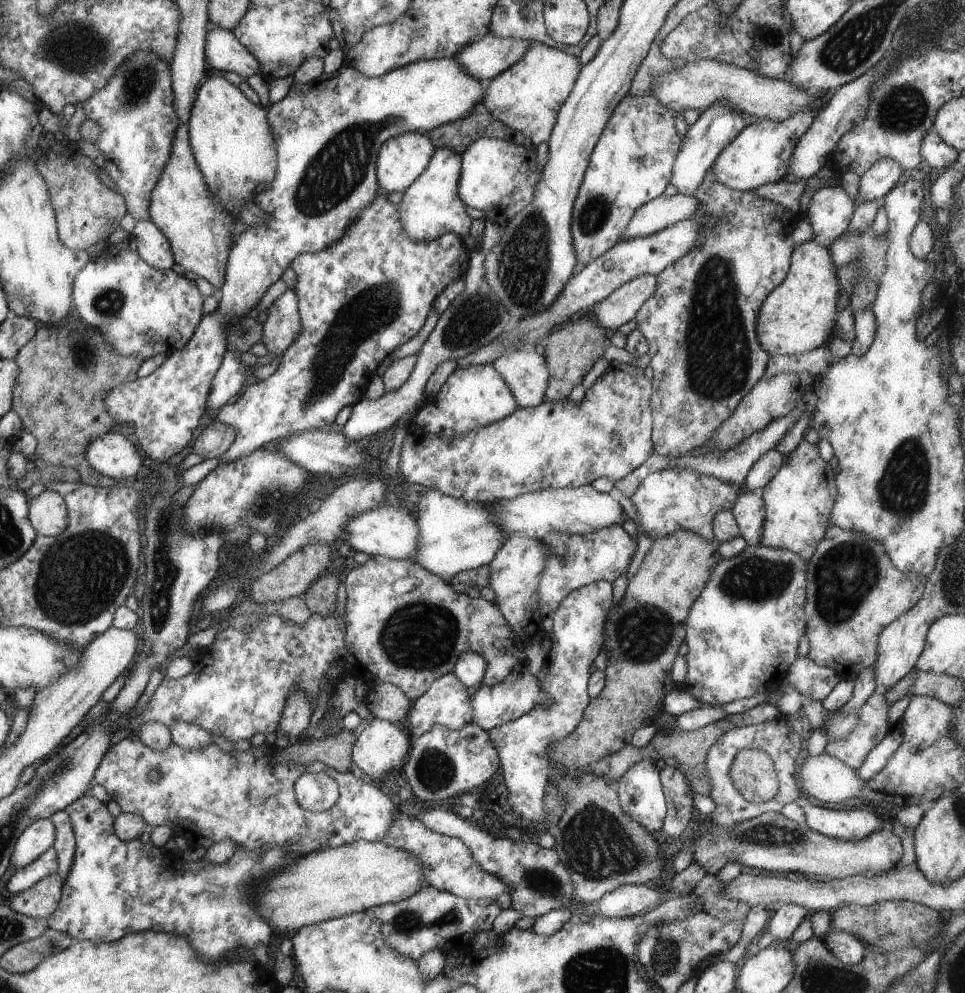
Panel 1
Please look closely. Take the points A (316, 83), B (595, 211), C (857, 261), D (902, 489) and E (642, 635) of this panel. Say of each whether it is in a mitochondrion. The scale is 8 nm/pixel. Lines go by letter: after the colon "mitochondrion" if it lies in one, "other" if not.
A: other
B: mitochondrion
C: mitochondrion
D: mitochondrion
E: mitochondrion

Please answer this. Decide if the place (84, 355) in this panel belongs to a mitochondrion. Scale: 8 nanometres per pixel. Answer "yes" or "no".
yes

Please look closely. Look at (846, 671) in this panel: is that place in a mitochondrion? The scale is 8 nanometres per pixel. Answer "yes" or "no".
no

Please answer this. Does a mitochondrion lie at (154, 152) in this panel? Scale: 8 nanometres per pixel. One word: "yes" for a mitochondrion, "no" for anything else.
no

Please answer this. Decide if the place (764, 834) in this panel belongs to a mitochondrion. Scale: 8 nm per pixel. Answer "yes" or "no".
yes

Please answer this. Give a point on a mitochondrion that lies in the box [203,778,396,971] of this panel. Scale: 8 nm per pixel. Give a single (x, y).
(244, 890)

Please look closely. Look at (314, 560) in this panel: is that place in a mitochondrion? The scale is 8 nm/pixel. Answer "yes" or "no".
no

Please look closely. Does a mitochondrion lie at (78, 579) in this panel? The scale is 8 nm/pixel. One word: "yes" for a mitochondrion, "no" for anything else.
yes

